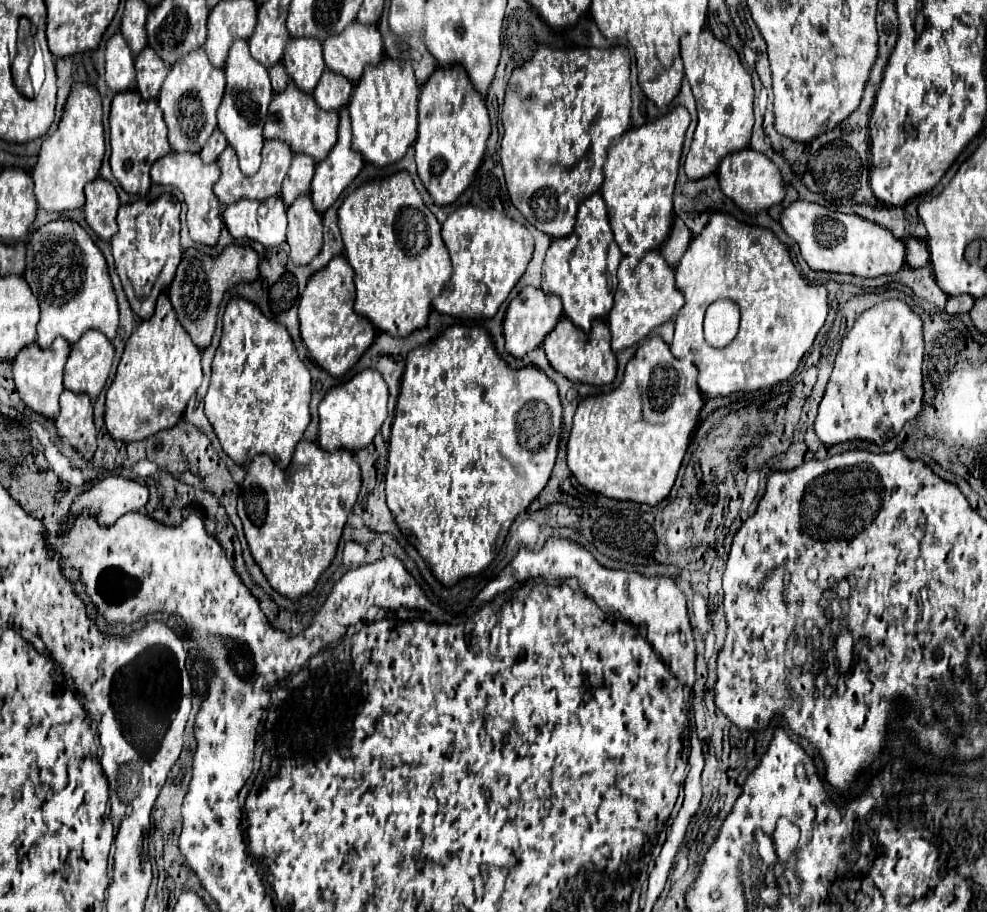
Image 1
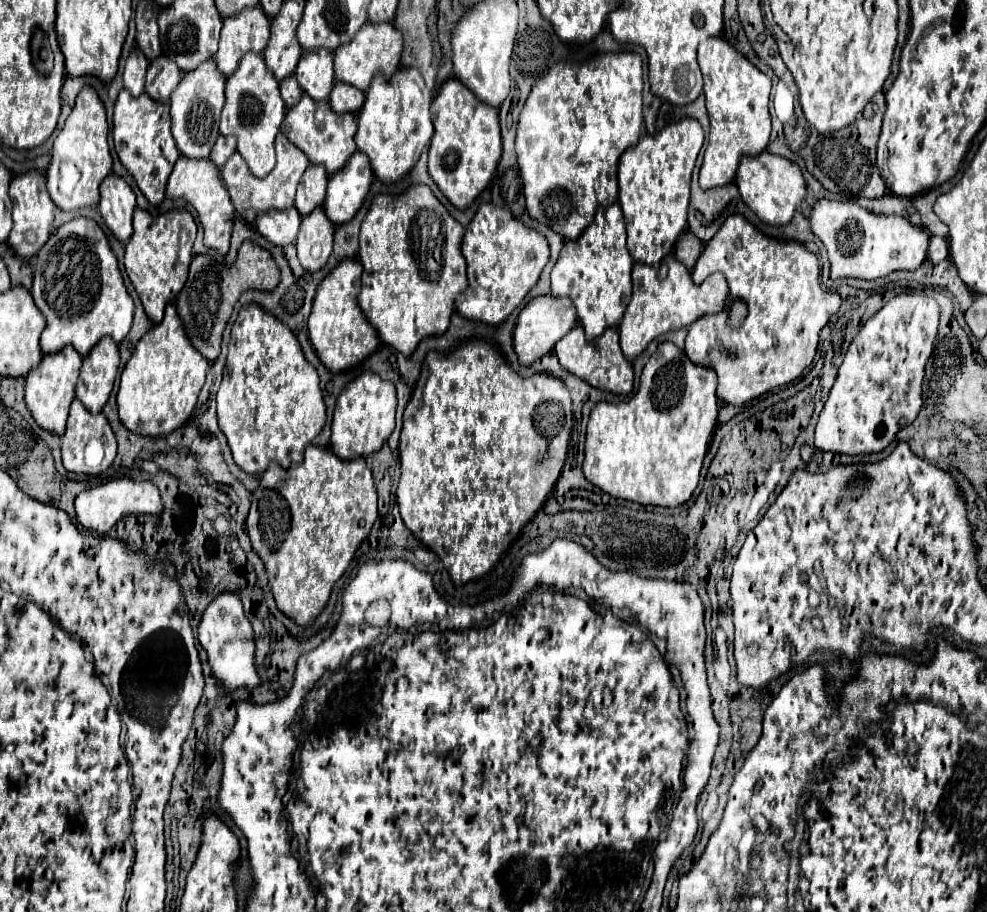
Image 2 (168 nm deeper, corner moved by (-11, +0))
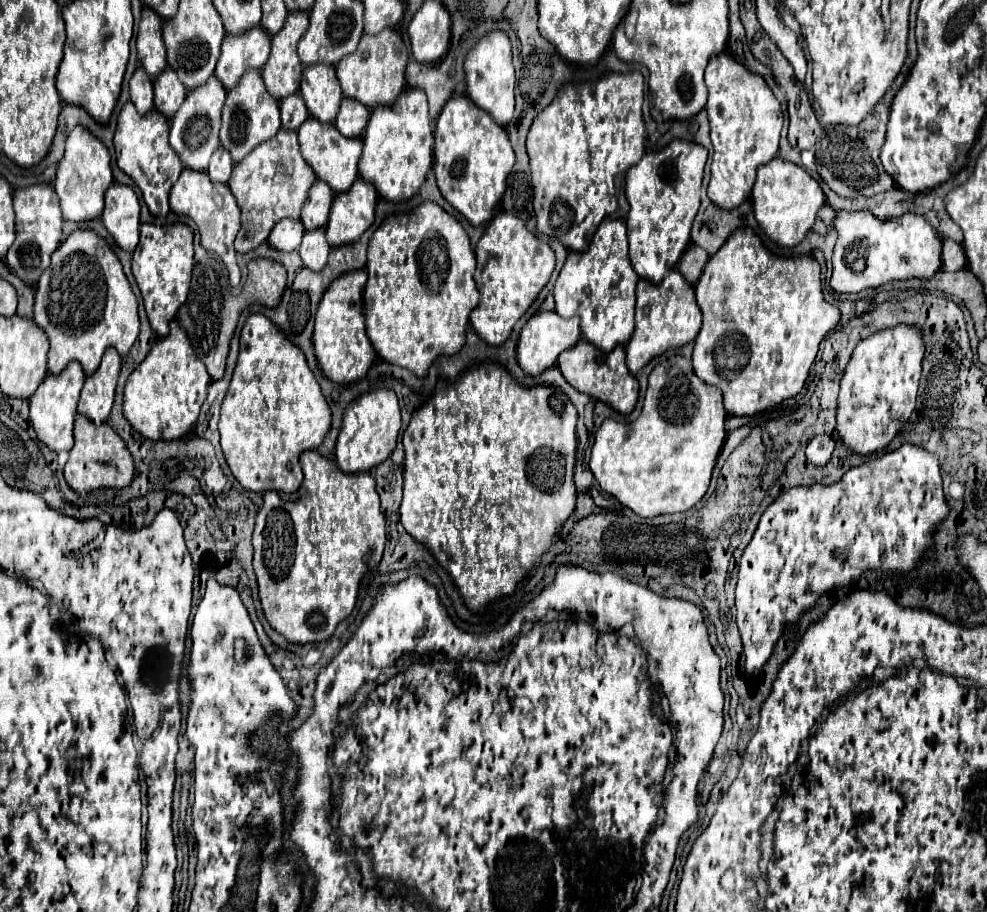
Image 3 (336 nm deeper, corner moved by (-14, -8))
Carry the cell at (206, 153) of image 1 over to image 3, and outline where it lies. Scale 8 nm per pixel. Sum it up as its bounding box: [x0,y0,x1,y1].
[208,148,232,184]

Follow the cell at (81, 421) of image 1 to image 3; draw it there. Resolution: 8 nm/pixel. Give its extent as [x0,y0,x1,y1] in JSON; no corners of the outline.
[64,414,134,496]

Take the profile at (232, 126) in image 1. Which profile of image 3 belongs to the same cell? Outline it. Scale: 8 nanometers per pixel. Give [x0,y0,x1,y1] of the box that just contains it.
[220,70,280,162]

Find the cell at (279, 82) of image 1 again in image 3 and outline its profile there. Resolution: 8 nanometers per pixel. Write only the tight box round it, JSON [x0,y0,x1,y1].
[280,92,308,132]

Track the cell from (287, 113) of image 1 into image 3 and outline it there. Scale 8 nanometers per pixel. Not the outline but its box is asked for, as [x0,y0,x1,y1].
[298,118,362,194]

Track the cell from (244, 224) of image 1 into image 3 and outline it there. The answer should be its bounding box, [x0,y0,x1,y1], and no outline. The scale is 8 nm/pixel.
[268,218,304,252]

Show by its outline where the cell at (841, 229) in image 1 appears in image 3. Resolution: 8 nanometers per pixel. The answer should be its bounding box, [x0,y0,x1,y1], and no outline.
[830,212,942,292]

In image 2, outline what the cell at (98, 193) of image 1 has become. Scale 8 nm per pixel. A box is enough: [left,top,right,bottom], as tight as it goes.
[99,174,135,242]

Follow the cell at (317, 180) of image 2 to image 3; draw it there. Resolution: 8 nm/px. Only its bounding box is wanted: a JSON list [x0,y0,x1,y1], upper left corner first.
[302,180,334,230]

